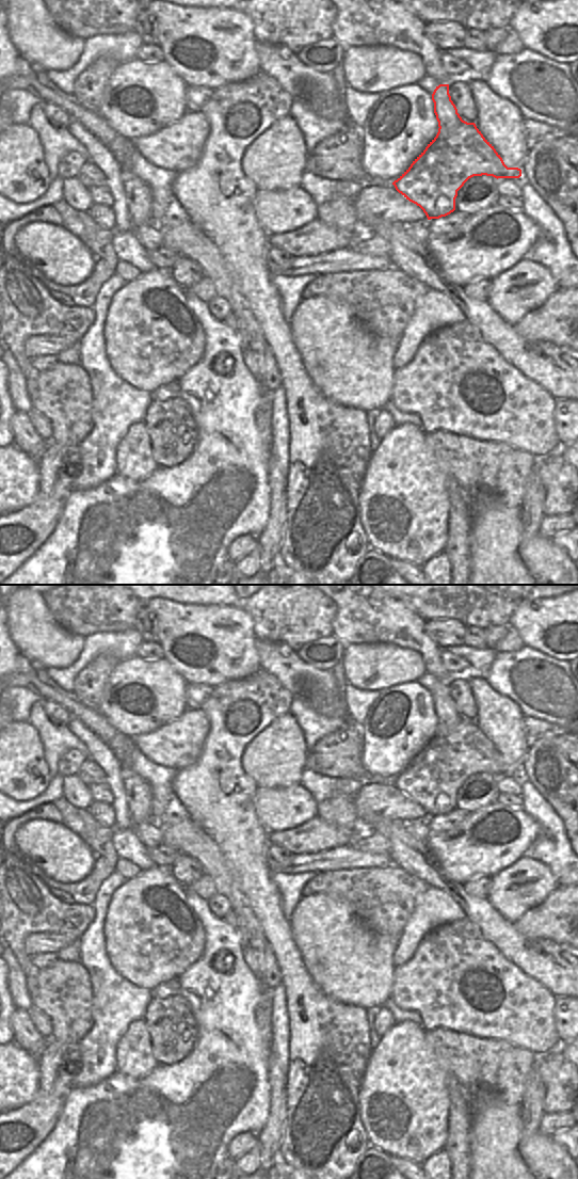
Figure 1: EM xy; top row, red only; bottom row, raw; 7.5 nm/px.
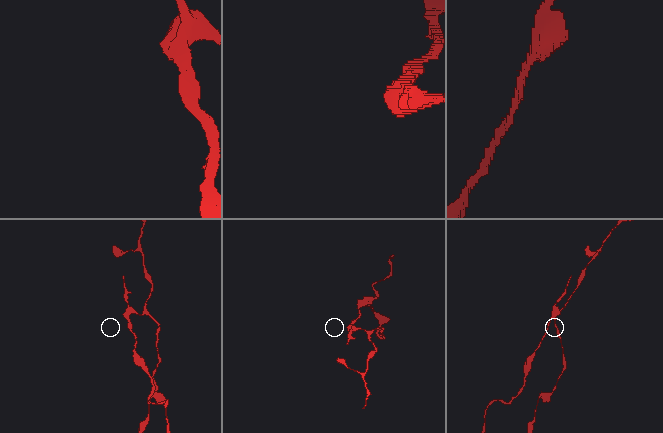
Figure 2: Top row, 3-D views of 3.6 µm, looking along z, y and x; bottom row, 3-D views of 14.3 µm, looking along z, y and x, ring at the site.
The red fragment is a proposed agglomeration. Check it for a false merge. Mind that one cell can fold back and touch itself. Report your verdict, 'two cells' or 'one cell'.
two cells

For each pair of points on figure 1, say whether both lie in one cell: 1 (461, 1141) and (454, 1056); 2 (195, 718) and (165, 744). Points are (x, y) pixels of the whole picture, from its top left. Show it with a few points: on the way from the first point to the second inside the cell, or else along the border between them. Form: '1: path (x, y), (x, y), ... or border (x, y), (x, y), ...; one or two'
1: path (461, 1119), (461, 1078); one
2: path (188, 726), (173, 741); one

